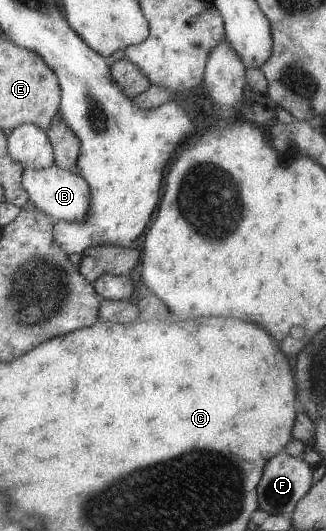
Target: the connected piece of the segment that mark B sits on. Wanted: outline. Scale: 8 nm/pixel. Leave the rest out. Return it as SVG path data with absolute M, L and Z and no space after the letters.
M53 164L44 169L22 169L21 182L24 188L25 196L29 204L35 209L47 216L53 218L55 222L65 221L68 223L82 223L88 216L90 194L85 180L77 175L73 170L63 170Z

